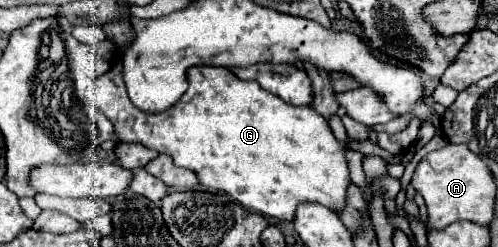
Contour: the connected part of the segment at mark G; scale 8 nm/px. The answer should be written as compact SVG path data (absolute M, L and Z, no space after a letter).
M120 58L114 60L112 72L114 78L100 76L96 80L96 86L88 90L88 100L114 122L120 142L138 142L160 154L172 156L176 166L194 170L200 184L228 192L234 200L244 204L244 208L262 212L264 216L292 222L296 208L302 202L318 202L334 212L346 208L350 186L350 170L346 162L348 144L340 142L332 134L326 118L322 120L320 114L310 110L310 106L290 106L278 96L262 90L258 82L244 82L226 68L192 66L188 70L188 92L182 96L178 112L166 110L162 114L142 114L126 94Z

